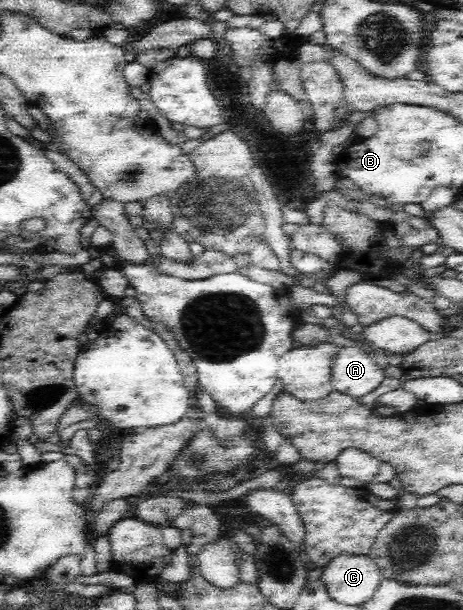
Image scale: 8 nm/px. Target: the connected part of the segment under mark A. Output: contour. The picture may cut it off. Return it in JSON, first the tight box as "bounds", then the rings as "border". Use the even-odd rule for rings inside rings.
{"bounds":[331,343,384,401],"border":[[[351,343],[351,348],[340,346],[331,372],[331,390],[358,401],[375,392],[384,380],[378,354],[373,349],[362,349],[355,348],[354,343]]]}

